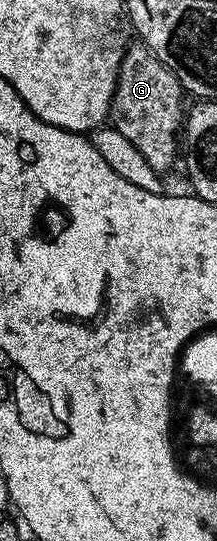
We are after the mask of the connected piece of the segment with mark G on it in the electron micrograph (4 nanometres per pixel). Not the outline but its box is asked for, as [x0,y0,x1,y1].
[111,46,187,173]

